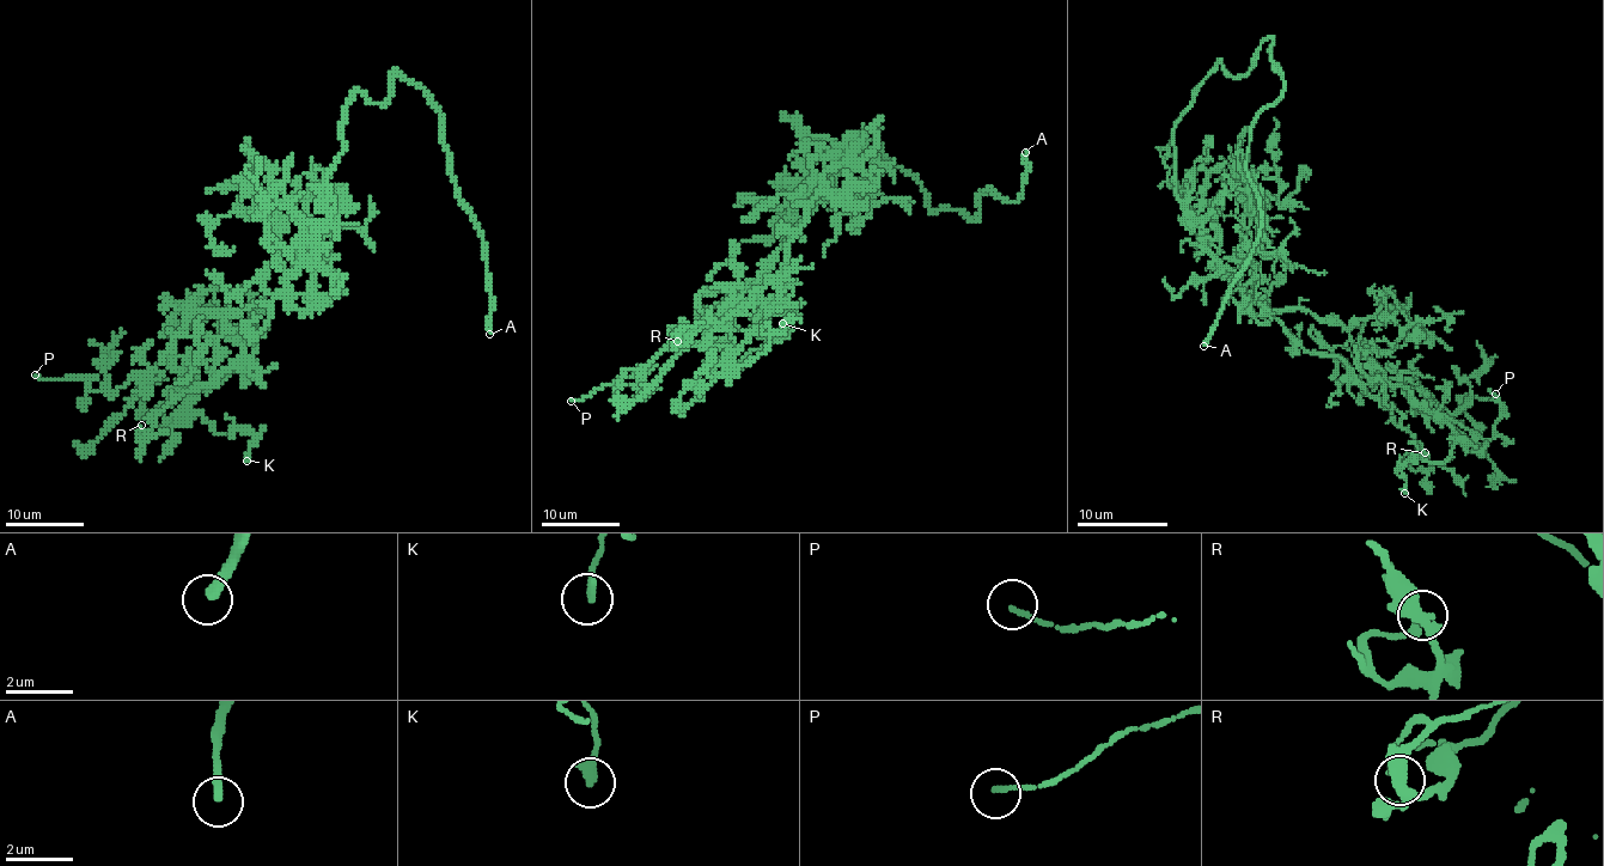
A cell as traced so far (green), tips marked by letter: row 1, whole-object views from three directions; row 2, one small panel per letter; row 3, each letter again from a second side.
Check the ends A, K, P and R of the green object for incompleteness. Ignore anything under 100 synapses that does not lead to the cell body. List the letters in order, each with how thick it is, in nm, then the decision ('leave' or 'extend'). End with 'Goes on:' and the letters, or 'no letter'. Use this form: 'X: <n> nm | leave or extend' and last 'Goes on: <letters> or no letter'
A: 280 nm | extend
K: 220 nm | leave
P: 120 nm | leave
R: 240 nm | leave
Goes on: A

